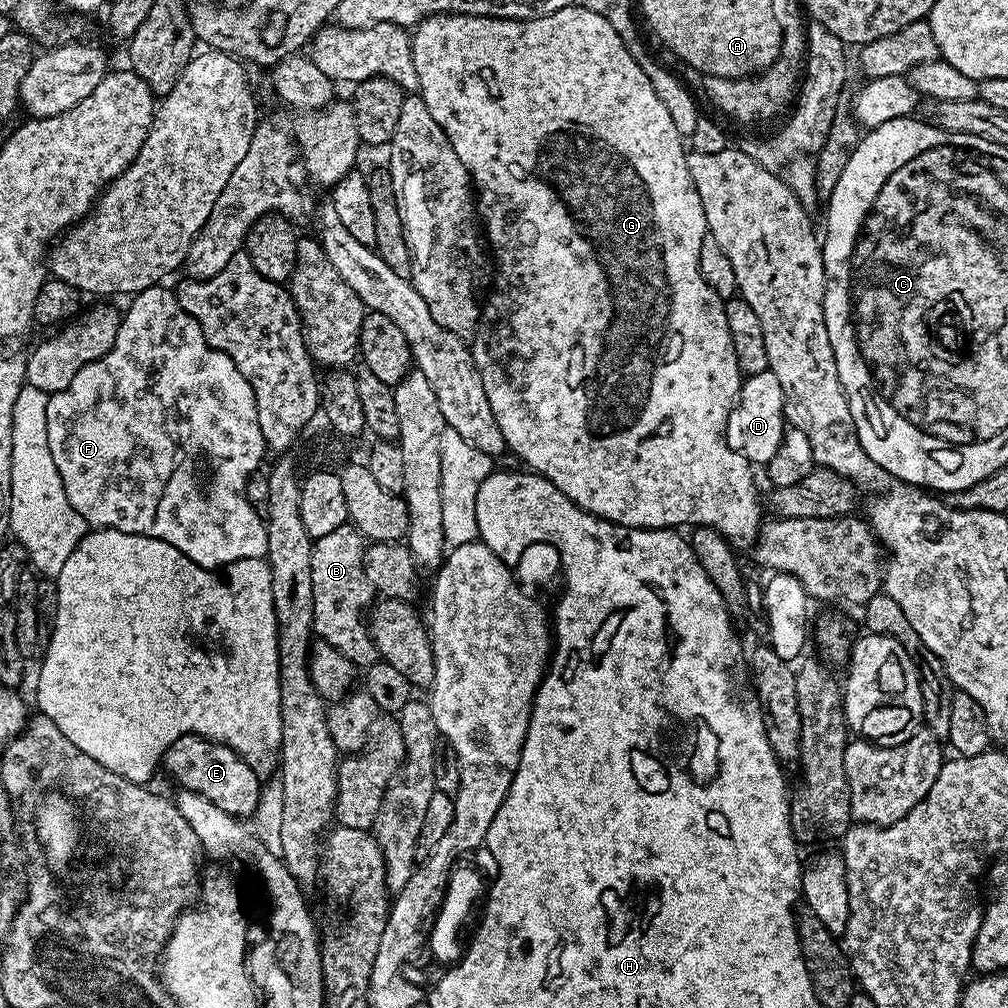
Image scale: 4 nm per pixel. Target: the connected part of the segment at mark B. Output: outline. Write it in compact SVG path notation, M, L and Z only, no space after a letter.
M351 523L338 526L331 534L318 538L312 545L310 570L314 582L315 635L334 646L357 669L367 670L380 659L374 646L372 633L366 623L366 613L374 600L372 584L364 573L364 549L366 541Z

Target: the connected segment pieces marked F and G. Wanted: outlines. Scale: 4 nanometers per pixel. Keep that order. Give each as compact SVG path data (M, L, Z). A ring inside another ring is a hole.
M157 286L135 293L131 297L132 305L123 313L118 338L114 338L114 346L102 358L82 366L78 374L74 374L74 382L66 386L66 390L49 395L46 406L46 438L50 442L50 454L54 454L54 466L58 466L58 474L62 478L62 486L66 490L66 498L70 498L70 506L82 514L82 518L93 529L117 528L126 534L138 534L158 538L162 542L170 542L186 558L190 558L200 568L209 570L223 569L225 564L233 564L246 558L264 558L268 555L266 546L265 521L251 508L247 501L246 486L250 477L258 472L260 463L266 457L262 426L258 426L258 410L254 402L254 390L246 378L234 366L232 359L225 352L211 348L198 326L198 322L178 302L175 291L171 287Z
M566 6L562 10L545 16L535 16L532 20L503 20L493 16L467 16L461 12L442 12L435 16L427 16L421 24L415 25L410 39L414 70L418 74L418 95L426 102L426 110L430 110L434 122L442 126L446 138L450 138L450 146L454 146L454 154L462 158L462 166L466 166L466 170L472 176L474 192L478 197L478 216L482 221L487 243L488 240L492 243L492 252L496 255L496 285L493 286L488 301L483 301L480 321L476 323L476 331L471 337L470 347L474 362L478 366L478 374L482 378L482 390L486 390L490 410L494 410L494 422L498 422L498 430L502 430L507 451L513 452L524 463L521 465L527 466L531 471L544 476L554 486L558 486L558 490L562 490L562 494L566 494L566 498L573 500L579 508L600 516L604 520L612 520L615 524L621 524L627 528L676 530L681 527L679 524L716 528L733 546L751 545L760 532L762 523L760 496L756 493L756 480L752 477L754 468L745 456L730 450L726 442L728 419L733 408L736 407L736 401L740 399L742 373L738 366L738 358L734 354L730 326L726 326L724 300L714 290L710 290L710 286L706 286L698 270L698 250L702 250L702 242L708 235L708 223L706 214L702 210L702 198L694 186L694 178L690 178L686 140L678 134L674 121L671 120L662 98L658 98L658 90L654 90L646 70L638 66L638 62L630 54L620 33L614 30L614 26L610 26L610 22L606 22L606 18L602 18L602 14L594 14L594 10L586 10L578 6Z

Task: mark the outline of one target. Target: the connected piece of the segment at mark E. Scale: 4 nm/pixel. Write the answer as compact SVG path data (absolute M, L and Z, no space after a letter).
M183 736L178 738L164 751L162 772L165 772L174 783L185 792L202 794L202 798L214 802L218 810L237 818L248 818L248 815L260 804L261 777L253 768L225 744L218 744L204 736Z

